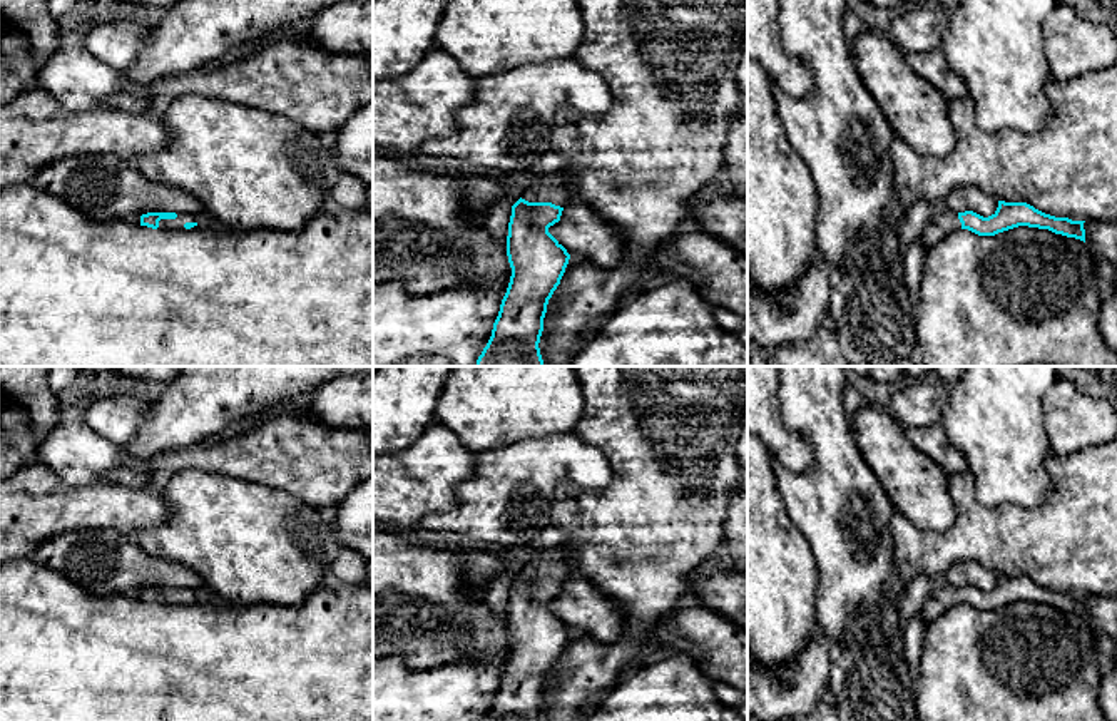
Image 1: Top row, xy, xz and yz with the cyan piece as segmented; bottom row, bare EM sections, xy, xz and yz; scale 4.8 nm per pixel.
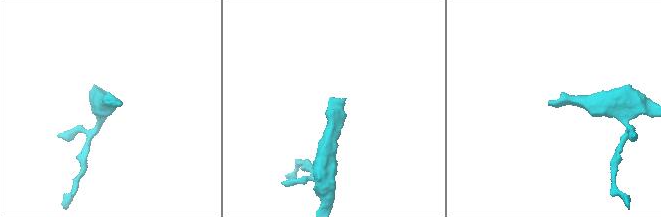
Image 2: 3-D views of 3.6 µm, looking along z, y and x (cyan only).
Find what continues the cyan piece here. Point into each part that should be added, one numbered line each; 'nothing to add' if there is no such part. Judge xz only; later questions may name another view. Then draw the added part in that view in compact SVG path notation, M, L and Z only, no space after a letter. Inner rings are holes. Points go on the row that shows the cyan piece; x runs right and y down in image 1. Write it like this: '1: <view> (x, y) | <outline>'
1: xz (555, 188) | M558 171L548 177L538 179L522 194L522 199L528 202L552 202L564 207L570 201L574 201L574 196L567 176L564 174L564 171Z

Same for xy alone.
1: xy (183, 218) | M176 212L176 214L177 214L176 219L161 219L157 229L186 229L184 228L186 222L199 224L199 221L192 214L187 212Z

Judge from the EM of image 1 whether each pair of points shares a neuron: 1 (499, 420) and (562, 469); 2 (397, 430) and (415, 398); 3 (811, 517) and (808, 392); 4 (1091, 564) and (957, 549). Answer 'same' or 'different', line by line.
1: different
2: same
3: same
4: same

